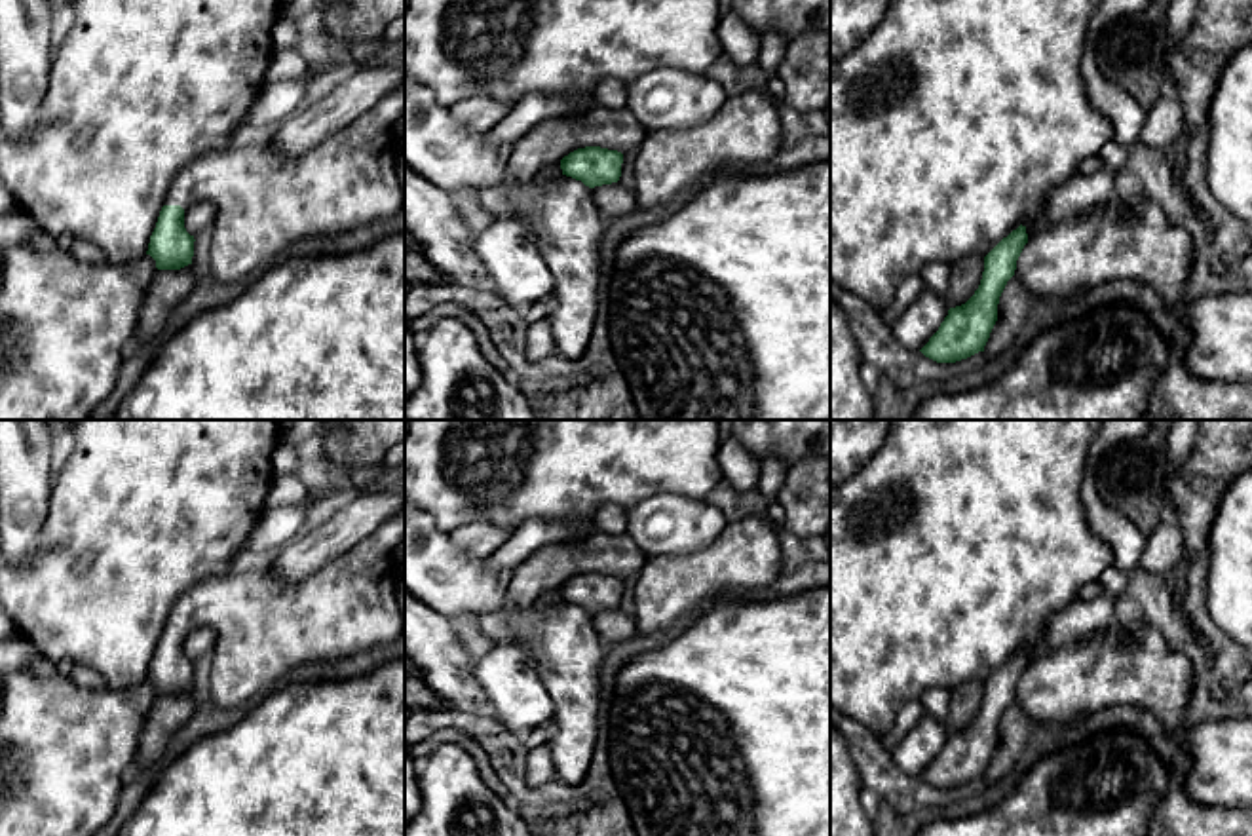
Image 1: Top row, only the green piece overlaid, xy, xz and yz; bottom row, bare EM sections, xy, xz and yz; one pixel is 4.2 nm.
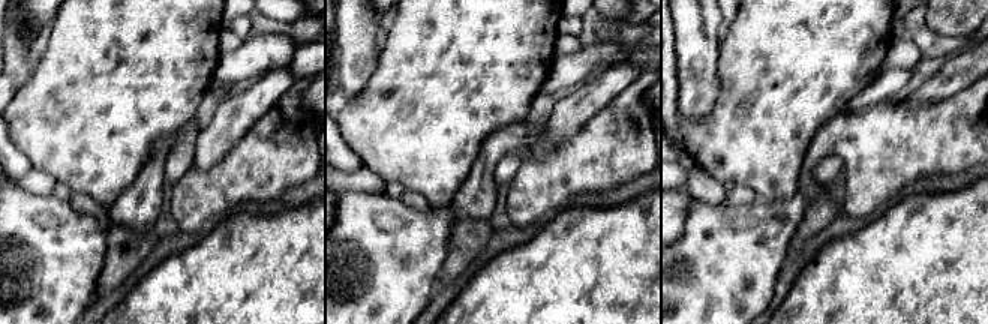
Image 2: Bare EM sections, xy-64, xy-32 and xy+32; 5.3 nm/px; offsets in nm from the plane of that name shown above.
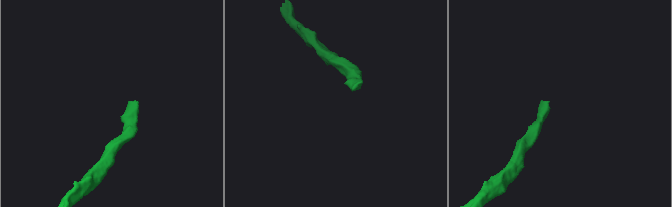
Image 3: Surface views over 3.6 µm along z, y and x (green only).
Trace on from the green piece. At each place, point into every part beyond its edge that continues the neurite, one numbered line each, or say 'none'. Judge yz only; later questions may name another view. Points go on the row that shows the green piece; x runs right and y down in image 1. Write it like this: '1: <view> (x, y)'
none

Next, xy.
1: xy (266, 200)

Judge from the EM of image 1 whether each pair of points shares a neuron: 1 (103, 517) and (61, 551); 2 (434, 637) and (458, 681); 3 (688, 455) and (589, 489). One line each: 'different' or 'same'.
1: same
2: same
3: same

